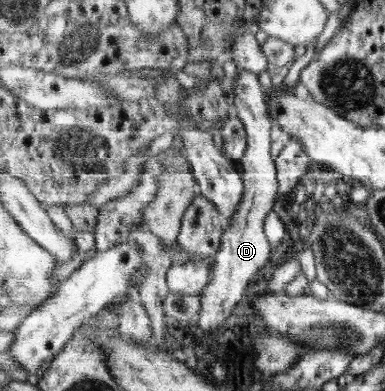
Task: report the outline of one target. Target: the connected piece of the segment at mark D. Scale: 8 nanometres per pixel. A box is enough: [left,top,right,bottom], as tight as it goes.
[202,70,279,329]

